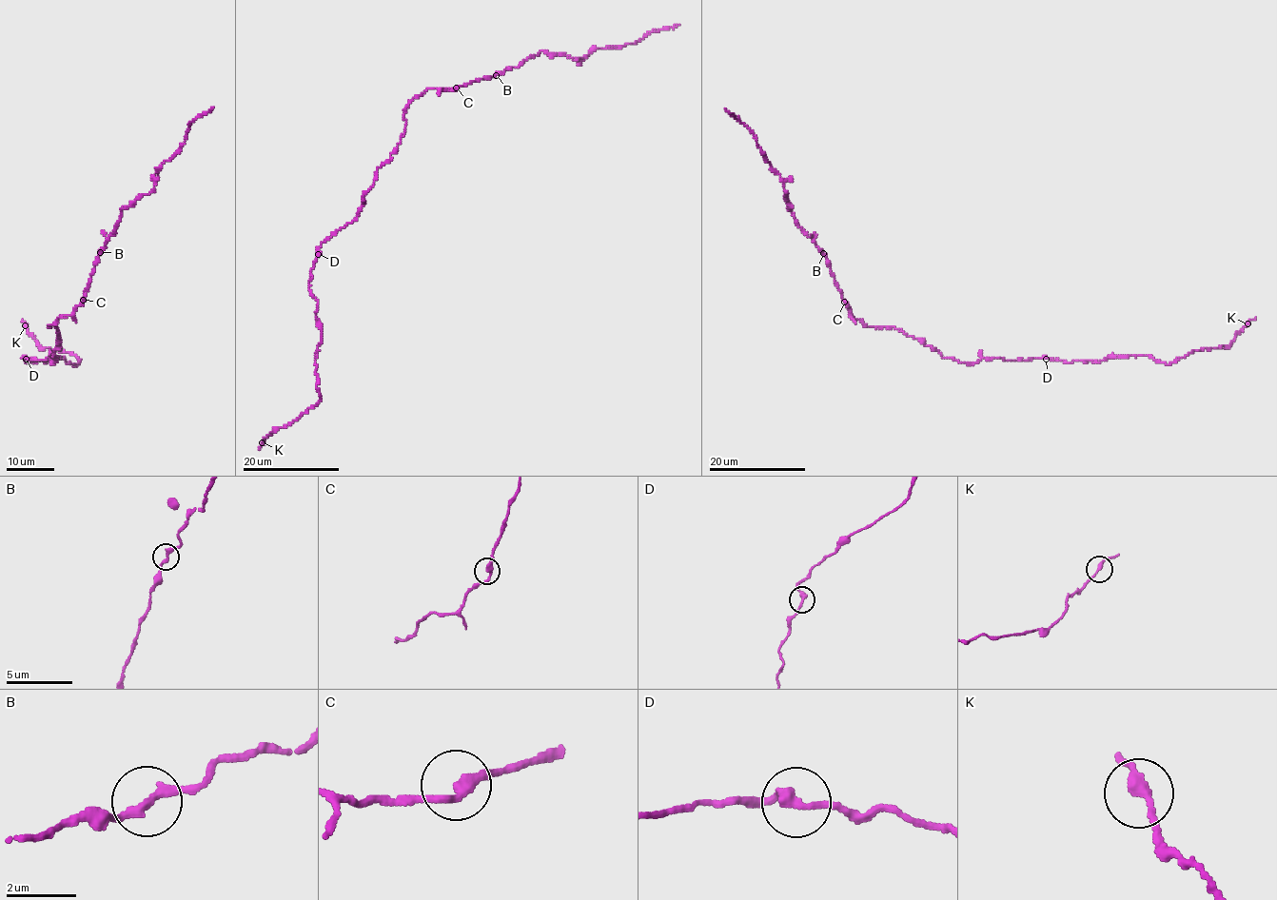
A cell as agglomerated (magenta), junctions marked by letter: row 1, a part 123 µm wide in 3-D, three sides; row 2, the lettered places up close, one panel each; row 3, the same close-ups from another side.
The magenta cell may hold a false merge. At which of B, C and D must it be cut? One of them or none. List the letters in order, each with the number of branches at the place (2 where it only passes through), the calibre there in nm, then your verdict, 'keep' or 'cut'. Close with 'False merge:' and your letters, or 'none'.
B: branches 2; calibre 280 nm; keep
C: branches 2; calibre 280 nm; keep
D: branches 2; calibre 260 nm; keep
False merge: none

